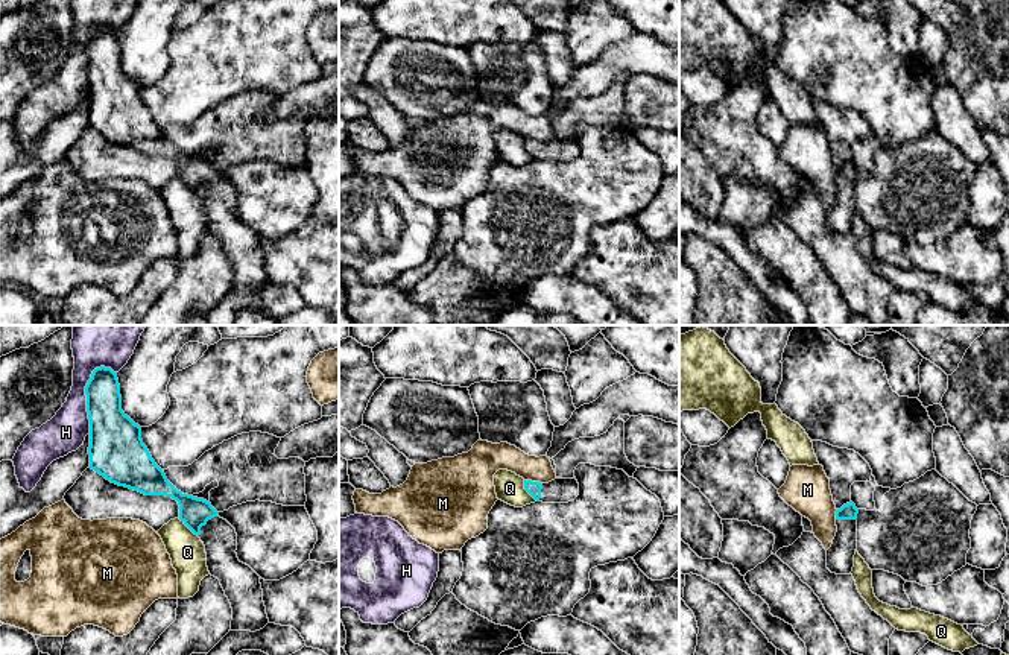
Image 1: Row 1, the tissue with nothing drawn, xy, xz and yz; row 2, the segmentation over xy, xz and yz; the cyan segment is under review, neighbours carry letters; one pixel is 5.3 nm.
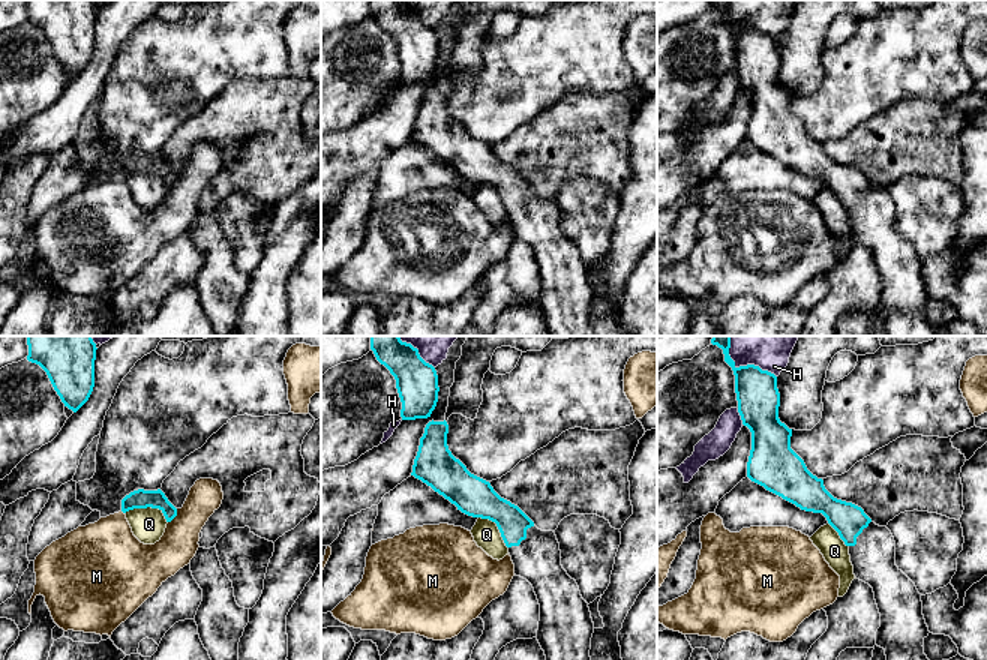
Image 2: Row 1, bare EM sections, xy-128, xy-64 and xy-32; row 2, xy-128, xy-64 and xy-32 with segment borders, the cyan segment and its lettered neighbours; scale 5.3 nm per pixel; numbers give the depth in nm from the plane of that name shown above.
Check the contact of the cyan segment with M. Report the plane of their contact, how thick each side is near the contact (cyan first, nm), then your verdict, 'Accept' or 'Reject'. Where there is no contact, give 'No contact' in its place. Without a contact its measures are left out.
Touches cyan in xz. Thickness 80 nm (cyan) against 140 nm. Reject

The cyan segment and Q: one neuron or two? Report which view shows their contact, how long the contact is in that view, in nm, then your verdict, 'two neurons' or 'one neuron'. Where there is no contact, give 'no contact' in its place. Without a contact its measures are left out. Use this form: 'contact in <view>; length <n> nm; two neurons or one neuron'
contact in xy; length 150 nm; two neurons

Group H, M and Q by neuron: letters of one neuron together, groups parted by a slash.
H / M / Q

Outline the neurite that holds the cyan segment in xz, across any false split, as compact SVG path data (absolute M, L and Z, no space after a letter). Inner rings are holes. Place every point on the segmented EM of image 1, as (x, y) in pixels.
M555 479L549 483L524 480L524 489L542 503L568 503L579 495L579 483L574 479Z

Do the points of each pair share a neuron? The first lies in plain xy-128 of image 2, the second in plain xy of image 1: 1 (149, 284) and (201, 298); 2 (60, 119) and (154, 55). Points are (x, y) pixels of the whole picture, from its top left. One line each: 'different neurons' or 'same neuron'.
1: same neuron
2: different neurons

